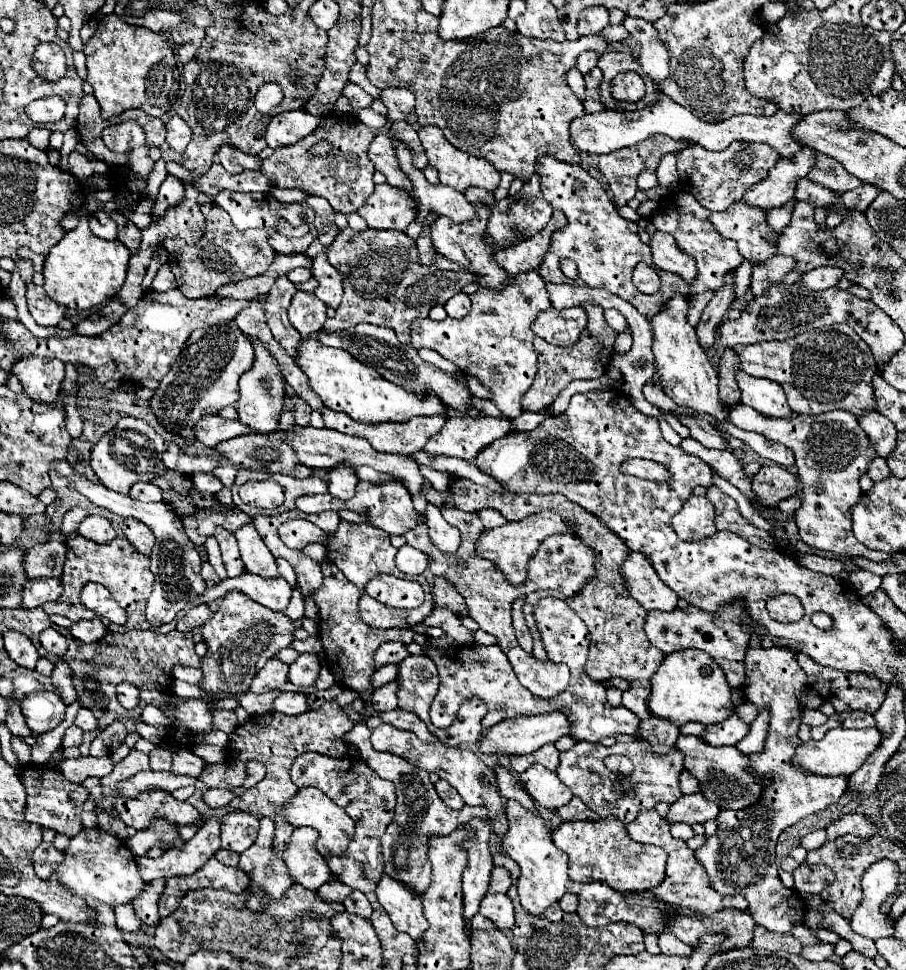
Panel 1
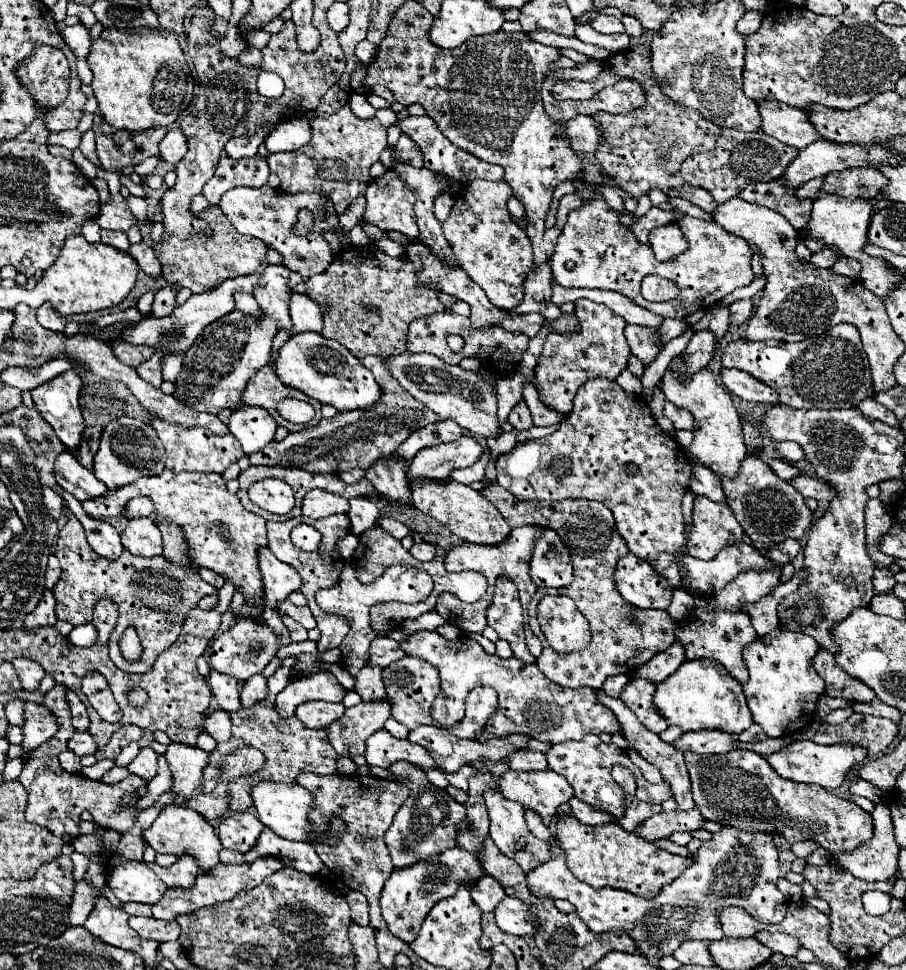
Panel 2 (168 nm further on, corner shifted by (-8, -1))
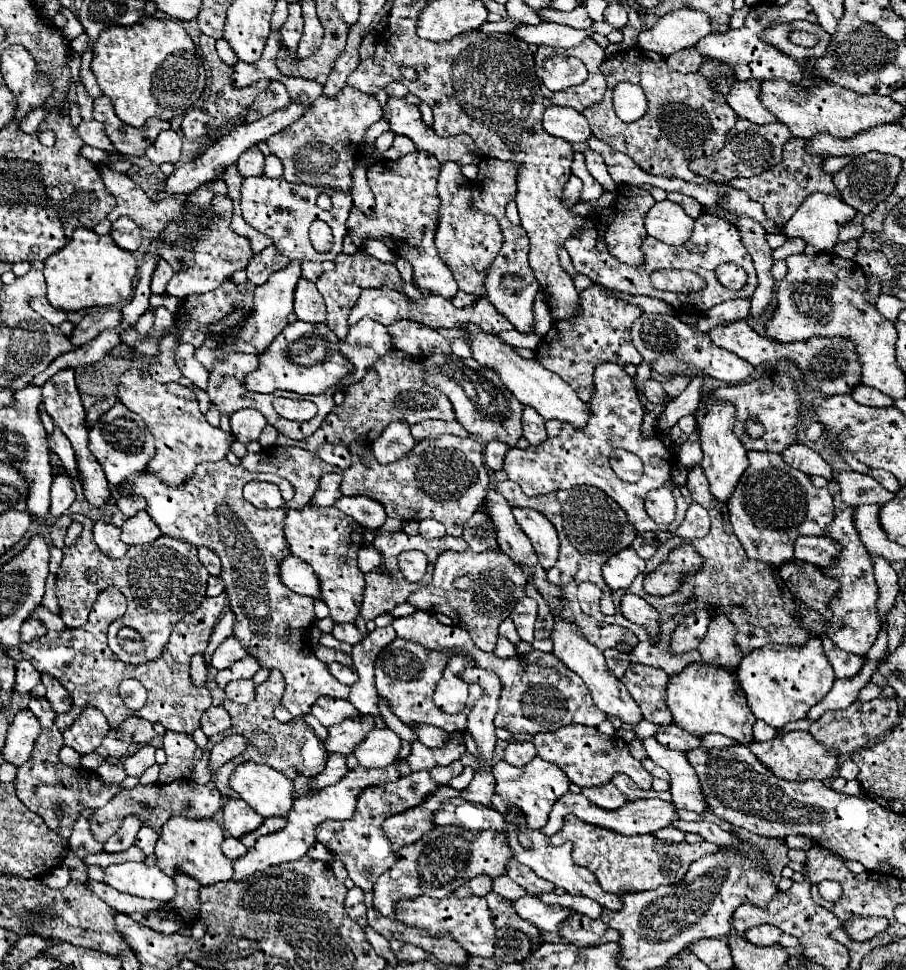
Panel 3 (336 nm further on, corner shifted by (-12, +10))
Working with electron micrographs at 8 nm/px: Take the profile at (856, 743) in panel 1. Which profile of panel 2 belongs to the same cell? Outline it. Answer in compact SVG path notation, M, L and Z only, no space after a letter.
M796 740L792 744L788 744L786 748L770 754L766 760L770 762L770 766L774 770L778 770L778 774L782 774L782 778L788 778L794 782L804 782L804 784L818 784L826 790L834 790L846 780L848 772L854 766L862 764L866 758L868 758L868 750L858 744L822 746L812 740Z

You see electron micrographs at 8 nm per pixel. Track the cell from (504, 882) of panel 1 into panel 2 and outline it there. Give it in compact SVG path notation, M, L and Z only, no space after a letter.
M484 874L482 880L478 880L478 888L470 888L470 896L480 906L482 912L494 912L496 904L500 904L508 894L504 886L498 884L496 878Z

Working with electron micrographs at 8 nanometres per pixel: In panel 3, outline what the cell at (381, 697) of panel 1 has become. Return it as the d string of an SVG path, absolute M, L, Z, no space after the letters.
M366 715L358 717L358 721L352 719L340 725L332 725L328 727L328 739L324 741L324 747L328 753L348 755L352 753L354 745L358 745L358 741L362 741L362 737L370 733L370 729L374 729L374 719Z

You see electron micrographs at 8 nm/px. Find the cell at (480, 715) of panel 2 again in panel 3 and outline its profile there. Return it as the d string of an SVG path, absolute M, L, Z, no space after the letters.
M396 637L394 641L390 641L382 651L380 655L376 657L376 663L374 663L374 677L376 677L376 691L378 691L378 697L382 697L388 707L392 709L392 713L408 727L416 727L416 725L434 725L434 727L440 727L448 733L452 731L464 731L466 729L466 717L468 717L468 711L470 711L470 705L474 705L474 701L478 697L482 696L482 689L477 684L469 685L469 697L466 707L456 713L456 715L448 715L440 709L436 709L434 701L432 701L432 695L434 695L434 689L442 677L442 671L446 667L446 663L450 661L450 657L454 653L462 653L464 659L470 663L470 655L464 651L464 649L452 649L452 651L434 651L434 649L426 649L418 643L410 643L406 639L400 639Z

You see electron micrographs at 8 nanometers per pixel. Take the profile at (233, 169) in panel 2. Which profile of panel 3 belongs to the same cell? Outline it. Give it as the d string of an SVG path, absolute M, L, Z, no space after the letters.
M256 145L250 147L246 153L242 153L242 157L238 159L238 171L244 177L264 175L264 155L260 153L260 149Z

